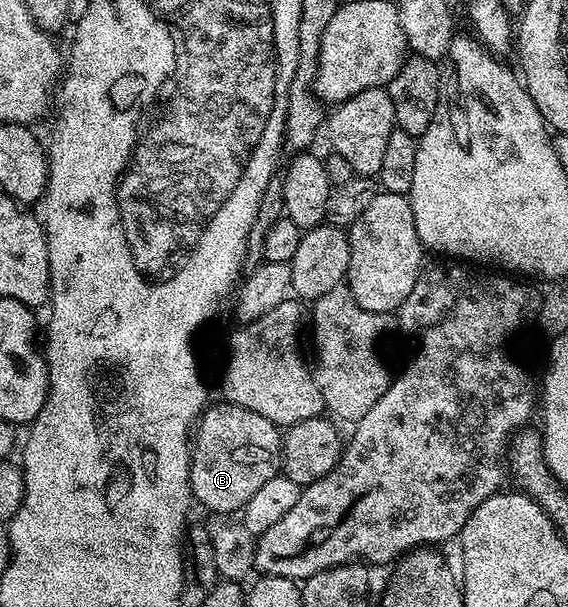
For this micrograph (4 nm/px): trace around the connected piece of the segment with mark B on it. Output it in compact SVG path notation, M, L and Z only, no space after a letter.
M228 402L210 403L202 412L195 428L195 439L191 444L189 462L189 485L193 491L193 500L213 512L237 512L244 509L245 504L253 497L259 486L271 482L281 471L281 445L283 432L276 424L272 424L263 414L255 414L243 406L235 406Z

